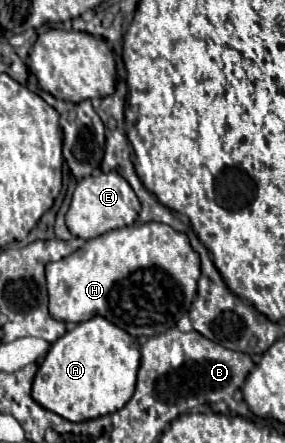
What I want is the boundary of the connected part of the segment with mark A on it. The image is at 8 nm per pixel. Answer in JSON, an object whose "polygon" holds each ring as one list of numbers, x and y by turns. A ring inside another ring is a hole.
{"polygon":[[102,316,76,324,72,332,58,338,32,384,32,398,46,410,70,420,84,422,120,410,134,394,140,368,140,350,132,336]]}

